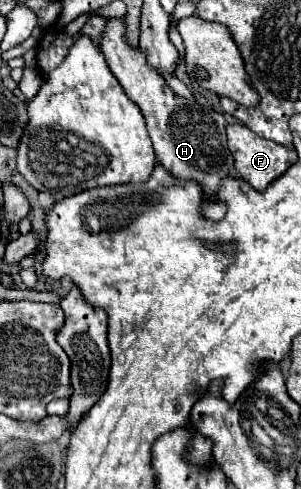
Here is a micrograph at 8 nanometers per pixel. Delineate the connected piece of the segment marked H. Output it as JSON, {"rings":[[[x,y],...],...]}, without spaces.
{"rings":[[[107,18],[99,48],[105,54],[105,60],[111,66],[111,72],[115,74],[119,84],[123,86],[125,94],[141,108],[147,120],[149,136],[153,140],[157,162],[179,178],[193,178],[201,182],[205,190],[213,194],[221,182],[221,176],[229,176],[233,172],[233,156],[227,148],[227,122],[223,114],[211,106],[201,106],[195,100],[185,100],[177,96],[159,76],[159,72],[147,66],[143,50],[133,48],[127,42],[123,18]]]}

